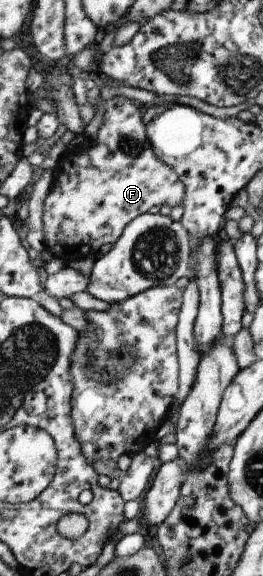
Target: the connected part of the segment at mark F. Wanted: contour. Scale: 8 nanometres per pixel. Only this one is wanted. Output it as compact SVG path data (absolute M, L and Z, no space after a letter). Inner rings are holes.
M113 96L106 101L103 125L97 137L91 140L91 145L87 145L83 151L66 152L57 165L55 183L44 205L46 247L64 263L89 255L95 257L103 245L115 245L119 241L126 225L153 207L187 204L186 190L180 175L154 151L144 114L141 115L137 103L124 96Z

